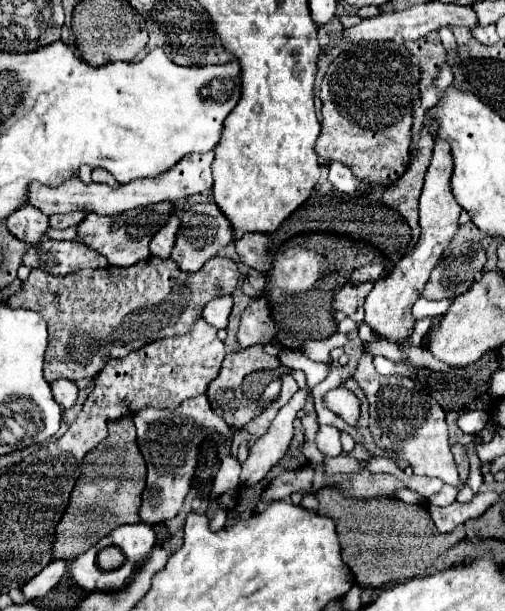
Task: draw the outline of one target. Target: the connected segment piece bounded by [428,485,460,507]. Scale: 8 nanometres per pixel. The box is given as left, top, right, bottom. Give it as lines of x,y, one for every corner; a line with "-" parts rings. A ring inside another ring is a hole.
444,485
442,491
436,493
436,495
432,495
428,501
430,501
432,505
440,505
440,507
444,507
444,505
450,505
450,503
456,501
456,493
458,493
458,491
460,491
460,487

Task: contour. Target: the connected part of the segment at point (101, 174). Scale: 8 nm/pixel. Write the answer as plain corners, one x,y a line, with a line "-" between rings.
94,169
92,171
92,181
94,183
106,183
106,185
110,185
110,187
118,187
120,183
112,177
112,173
108,173
106,169

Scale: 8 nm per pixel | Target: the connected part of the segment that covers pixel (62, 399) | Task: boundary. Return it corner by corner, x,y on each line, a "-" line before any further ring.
62,379
62,381
54,381
50,387
52,387
54,399
58,401
60,407
68,409
68,407
74,405
74,401
76,401
76,397
78,397
78,387
76,387
76,383
72,383
72,381
68,381
68,379

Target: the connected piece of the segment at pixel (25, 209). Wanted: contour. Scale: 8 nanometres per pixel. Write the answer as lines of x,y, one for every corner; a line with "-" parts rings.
22,205
6,219
6,227
14,237
34,245
40,241
40,237
48,229
48,217
44,213
40,213
40,209

